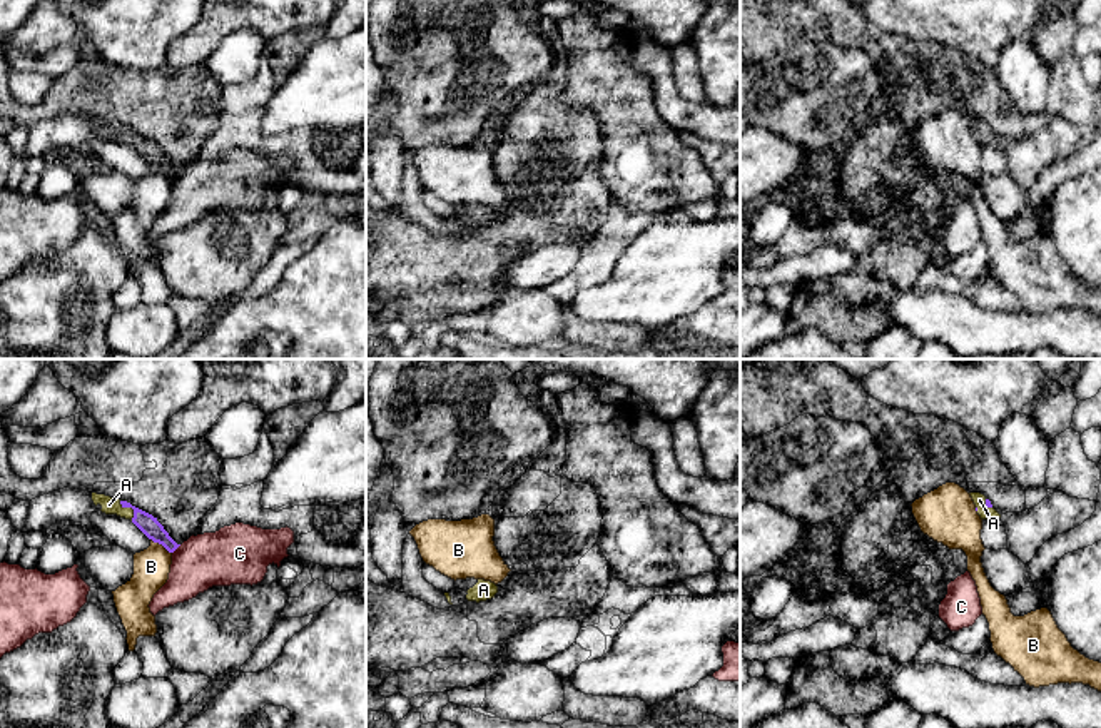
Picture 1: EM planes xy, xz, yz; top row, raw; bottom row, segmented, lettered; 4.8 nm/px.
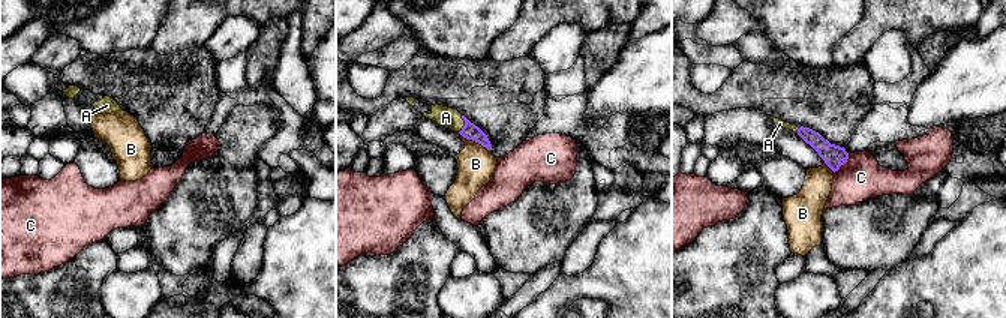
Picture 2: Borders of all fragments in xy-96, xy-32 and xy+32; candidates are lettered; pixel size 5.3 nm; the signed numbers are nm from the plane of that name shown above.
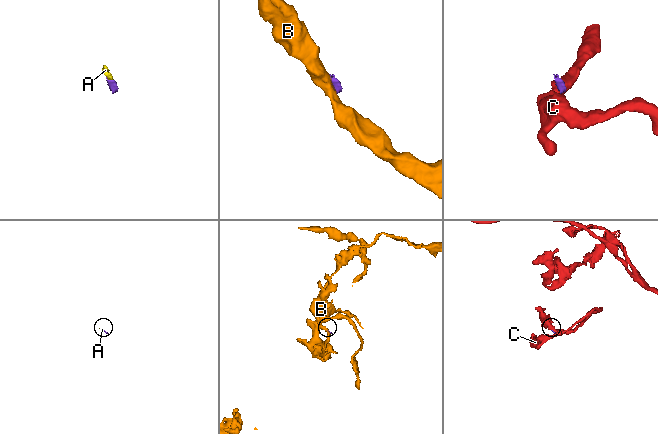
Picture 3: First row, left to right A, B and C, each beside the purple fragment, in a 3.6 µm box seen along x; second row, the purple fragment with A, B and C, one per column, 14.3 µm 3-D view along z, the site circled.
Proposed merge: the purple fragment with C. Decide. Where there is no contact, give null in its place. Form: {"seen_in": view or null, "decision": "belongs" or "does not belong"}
{"seen_in": "xy", "decision": "does not belong"}

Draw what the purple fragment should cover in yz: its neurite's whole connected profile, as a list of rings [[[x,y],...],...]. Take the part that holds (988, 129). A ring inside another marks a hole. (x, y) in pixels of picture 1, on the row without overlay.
[[[969,119],[981,145],[996,145],[1001,140],[992,134],[991,127],[981,119]]]

